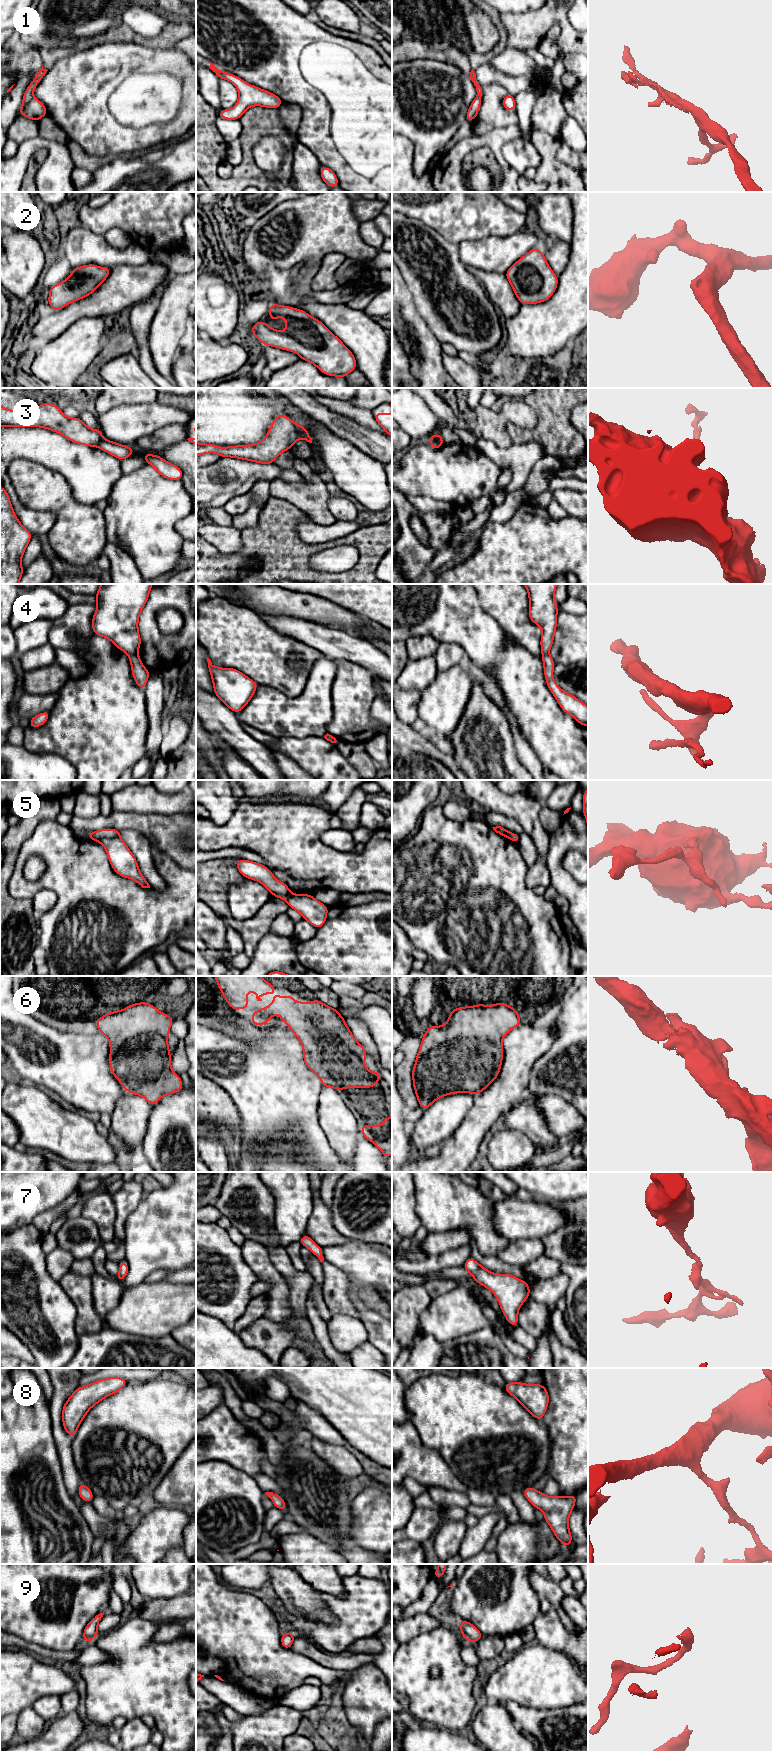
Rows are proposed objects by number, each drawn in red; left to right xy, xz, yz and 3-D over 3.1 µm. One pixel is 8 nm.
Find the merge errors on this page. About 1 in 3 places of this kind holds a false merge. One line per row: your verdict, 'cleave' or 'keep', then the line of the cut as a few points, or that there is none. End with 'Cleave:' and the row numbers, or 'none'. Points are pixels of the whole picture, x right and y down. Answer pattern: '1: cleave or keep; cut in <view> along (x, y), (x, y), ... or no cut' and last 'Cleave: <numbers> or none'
1: keep; no cut
2: keep; no cut
3: cleave; cut in xz along (297, 425), (297, 433), (300, 438)
4: cleave; cut in xy along (136, 652), (129, 655)
5: cleave; cut in xz along (291, 894), (286, 900)
6: keep; no cut
7: keep; no cut
8: keep; no cut
9: keep; no cut
Cleave: 3, 4, 5

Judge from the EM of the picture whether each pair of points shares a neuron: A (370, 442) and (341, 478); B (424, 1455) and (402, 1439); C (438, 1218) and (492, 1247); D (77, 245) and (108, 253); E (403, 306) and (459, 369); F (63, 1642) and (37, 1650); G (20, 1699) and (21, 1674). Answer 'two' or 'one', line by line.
A: two
B: one
C: one
D: one
E: two
F: two
G: one

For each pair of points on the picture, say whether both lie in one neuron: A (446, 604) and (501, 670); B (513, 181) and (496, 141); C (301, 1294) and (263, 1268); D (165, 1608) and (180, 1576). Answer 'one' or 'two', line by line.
A: one
B: one
C: two
D: two

